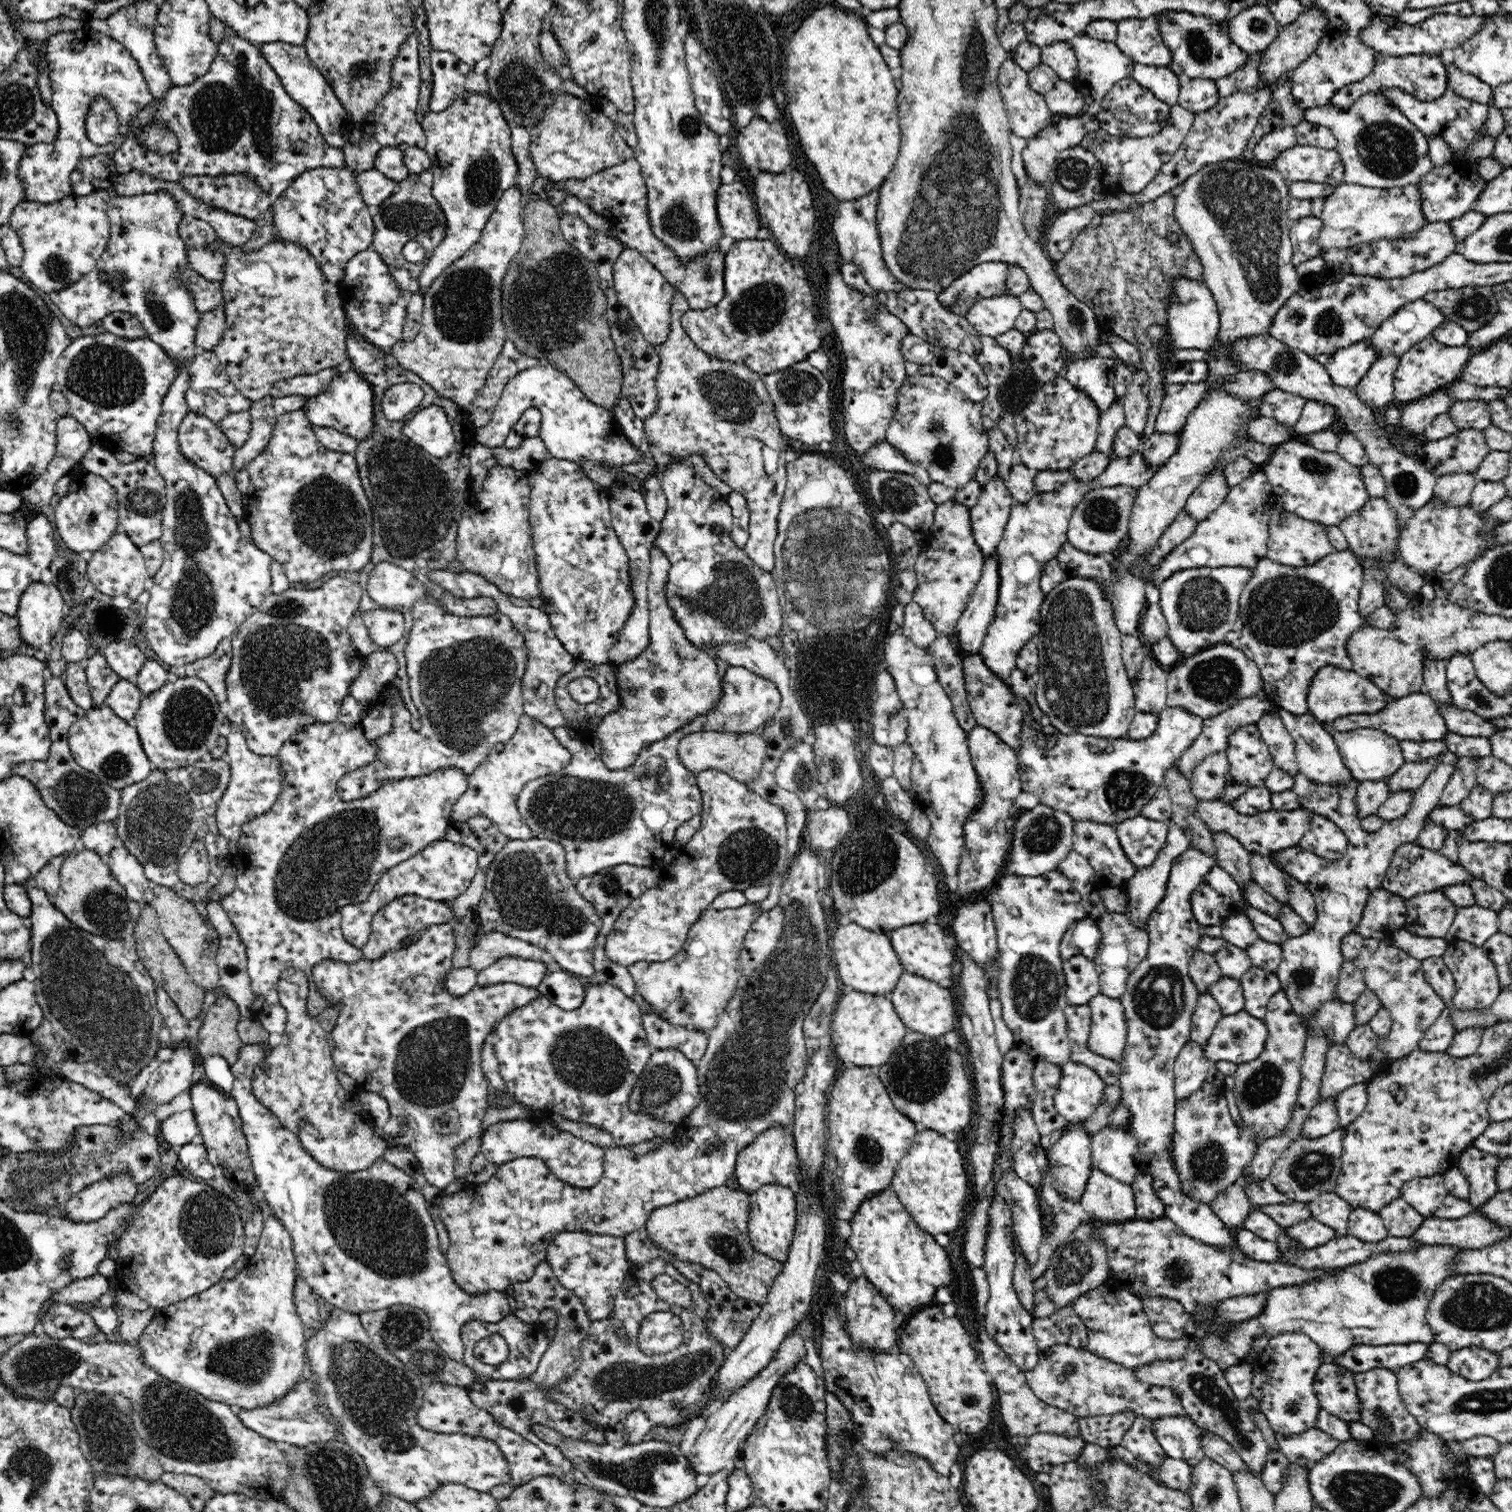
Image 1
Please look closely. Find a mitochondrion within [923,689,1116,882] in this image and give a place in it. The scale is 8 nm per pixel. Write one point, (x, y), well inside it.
(1043, 834)

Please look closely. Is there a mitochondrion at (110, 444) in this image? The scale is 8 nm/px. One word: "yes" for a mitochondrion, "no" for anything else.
no

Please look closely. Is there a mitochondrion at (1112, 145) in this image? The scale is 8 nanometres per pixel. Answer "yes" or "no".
no

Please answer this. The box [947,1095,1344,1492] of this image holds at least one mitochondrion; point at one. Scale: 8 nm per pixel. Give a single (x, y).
(1204, 1387)

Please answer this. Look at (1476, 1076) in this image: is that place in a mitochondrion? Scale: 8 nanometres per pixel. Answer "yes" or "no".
yes

